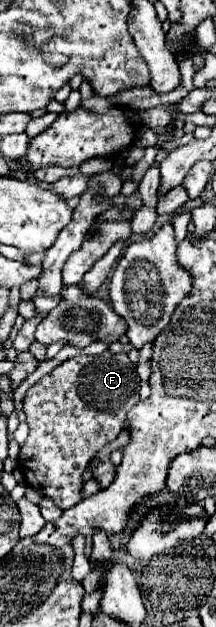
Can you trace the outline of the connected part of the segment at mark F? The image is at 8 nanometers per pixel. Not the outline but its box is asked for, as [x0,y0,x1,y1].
[19,352,139,510]

